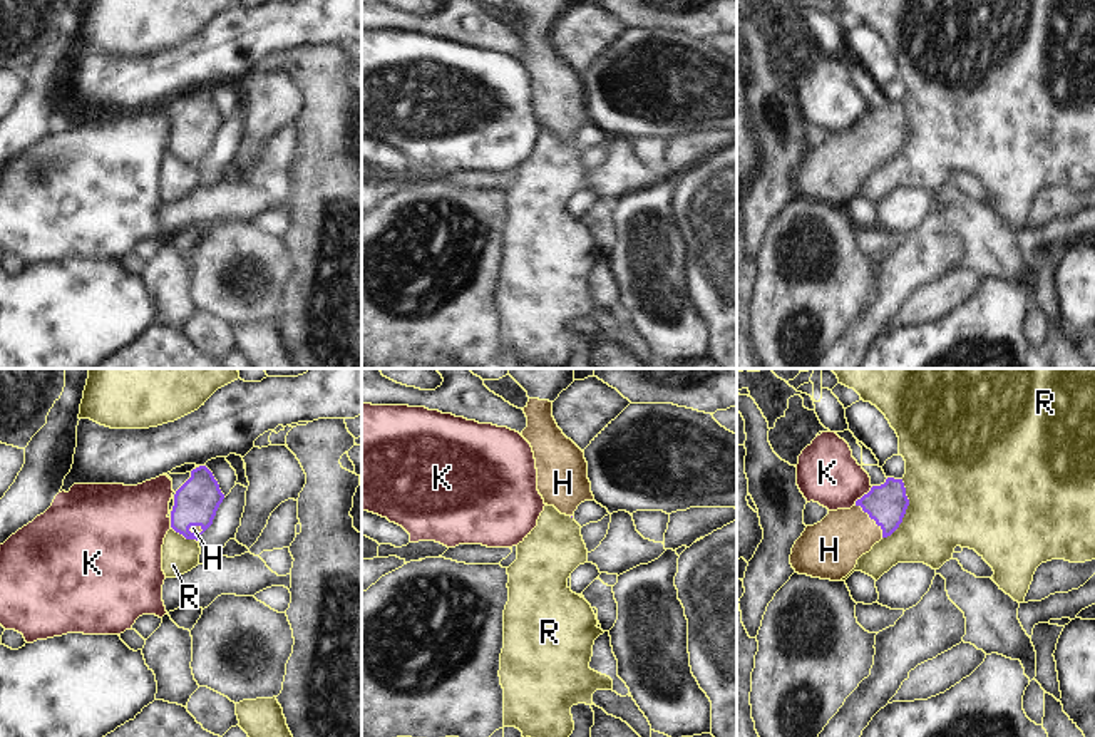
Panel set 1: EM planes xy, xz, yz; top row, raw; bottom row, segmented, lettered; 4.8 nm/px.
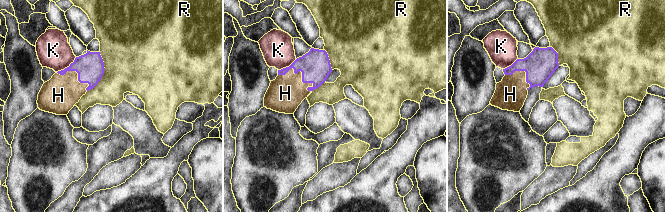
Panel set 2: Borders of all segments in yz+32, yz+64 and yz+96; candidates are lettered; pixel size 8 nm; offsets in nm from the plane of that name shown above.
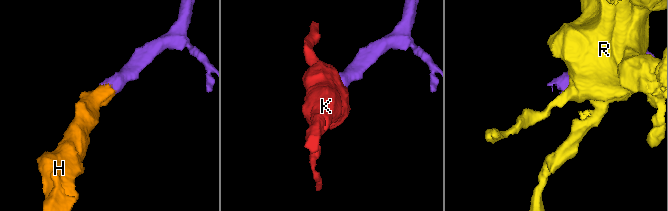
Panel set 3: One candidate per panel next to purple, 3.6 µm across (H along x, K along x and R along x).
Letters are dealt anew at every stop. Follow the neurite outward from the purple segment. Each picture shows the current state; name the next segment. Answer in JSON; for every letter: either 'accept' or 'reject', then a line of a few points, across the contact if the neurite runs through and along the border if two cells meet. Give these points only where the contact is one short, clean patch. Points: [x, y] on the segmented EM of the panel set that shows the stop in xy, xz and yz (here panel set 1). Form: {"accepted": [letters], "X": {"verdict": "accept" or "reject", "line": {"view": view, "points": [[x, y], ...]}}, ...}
{"accepted": ["H"], "H": {"verdict": "accept", "line": {"view": "yz", "points": [[886, 505], [873, 518], [844, 535], [831, 548]]}}, "K": {"verdict": "reject", "line": {"view": "yz", "points": [[873, 486], [854, 505]]}}, "R": {"verdict": "reject"}}

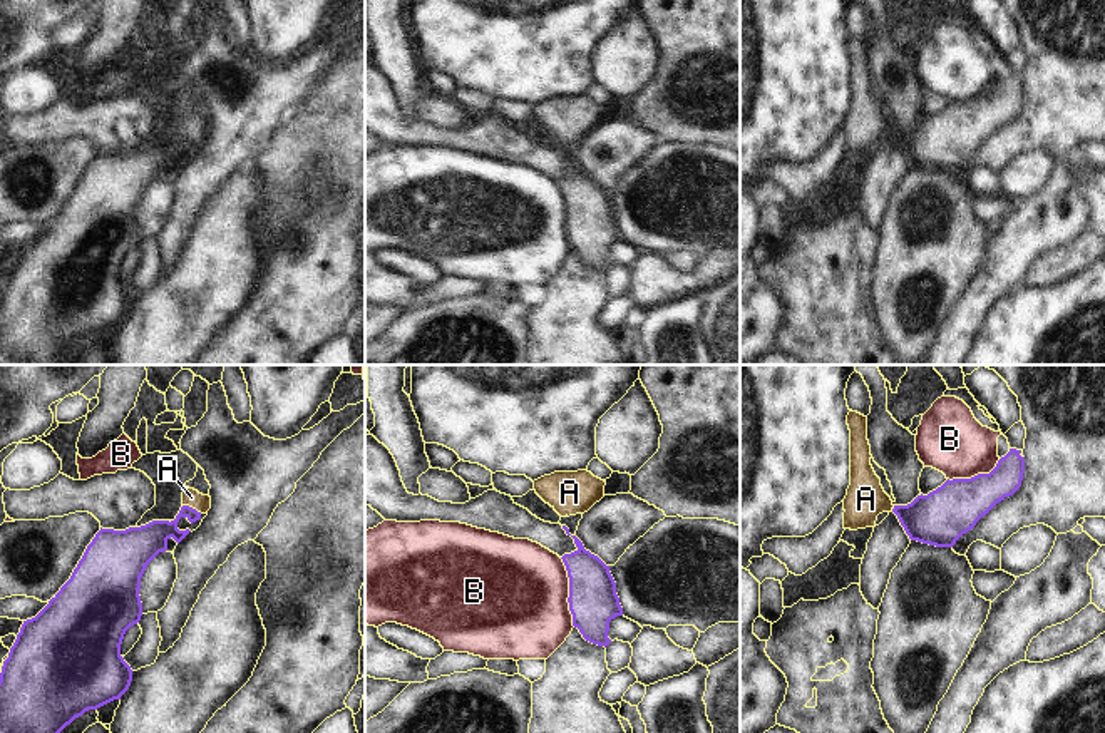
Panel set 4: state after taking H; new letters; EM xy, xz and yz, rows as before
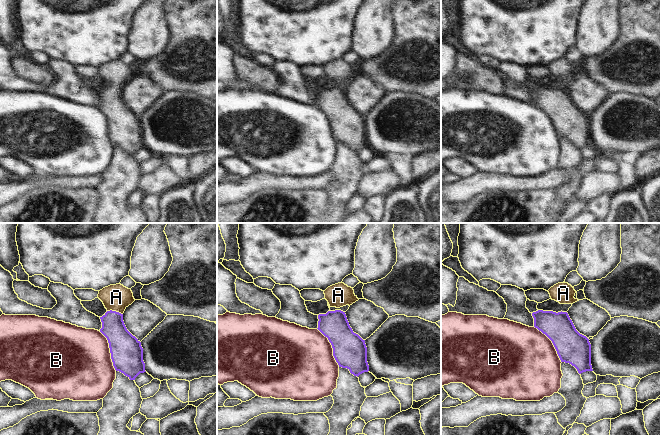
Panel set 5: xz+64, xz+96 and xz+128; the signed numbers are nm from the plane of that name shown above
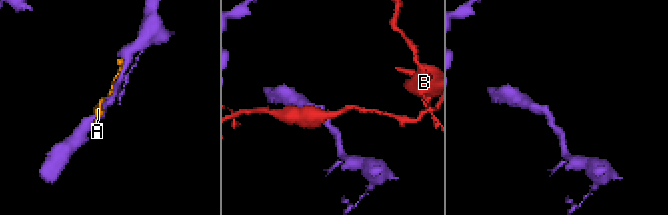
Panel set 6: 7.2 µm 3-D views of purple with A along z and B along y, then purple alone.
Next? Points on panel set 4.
{"accepted": ["A"], "A": {"verdict": "accept", "line": {"view": "xy", "points": [[151, 539], [183, 512], [193, 509], [191, 497]]}}, "B": {"verdict": "reject"}}

